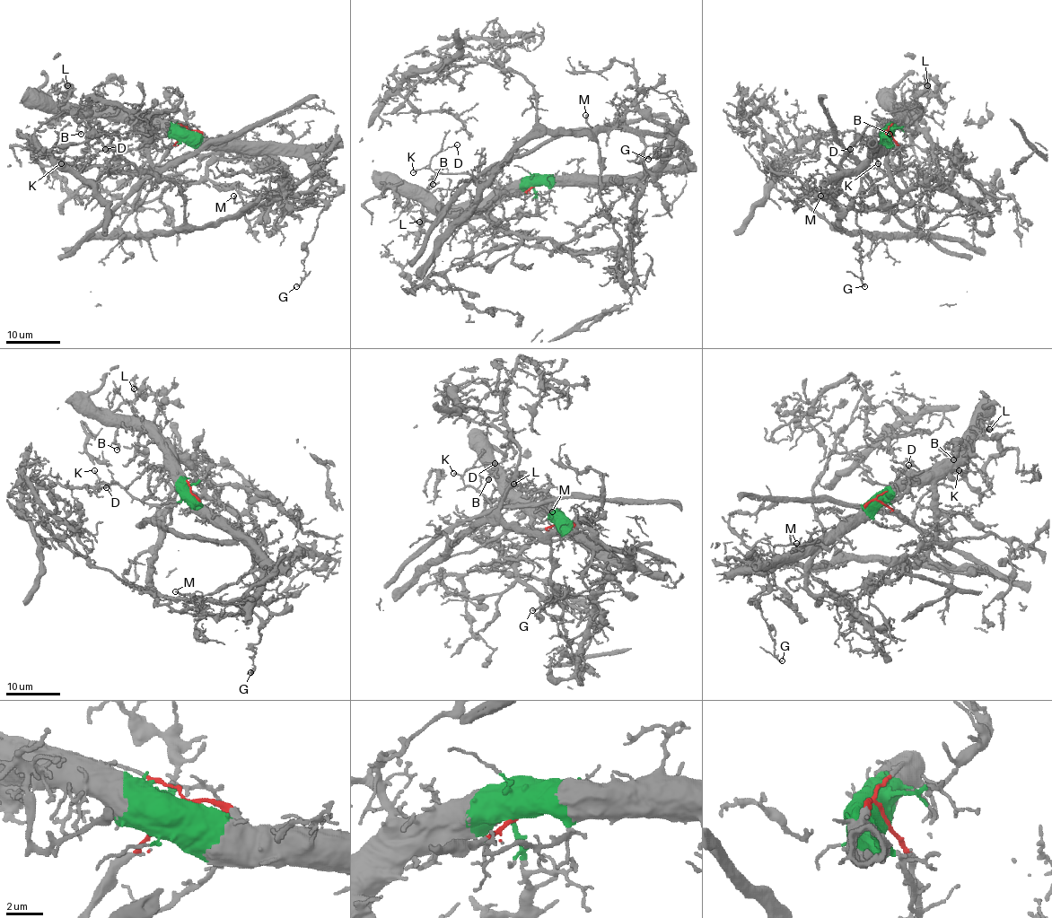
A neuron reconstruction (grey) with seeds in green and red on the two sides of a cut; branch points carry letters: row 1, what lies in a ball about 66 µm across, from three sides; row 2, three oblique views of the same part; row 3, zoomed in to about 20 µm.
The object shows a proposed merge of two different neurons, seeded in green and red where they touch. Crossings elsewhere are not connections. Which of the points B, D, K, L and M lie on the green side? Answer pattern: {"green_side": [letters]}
{"green_side": ["B", "L"]}

